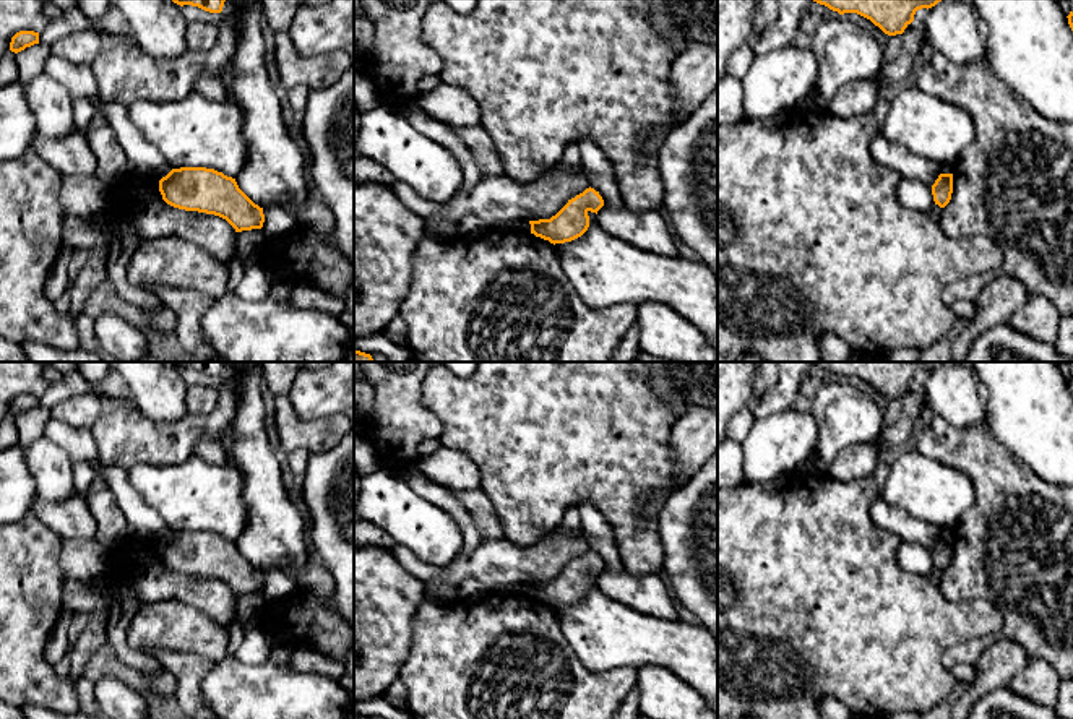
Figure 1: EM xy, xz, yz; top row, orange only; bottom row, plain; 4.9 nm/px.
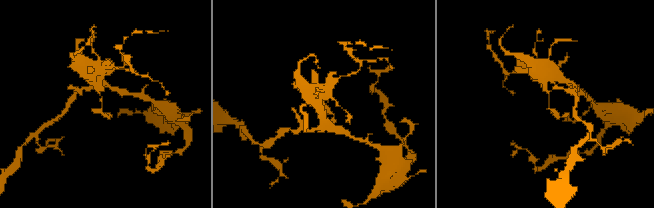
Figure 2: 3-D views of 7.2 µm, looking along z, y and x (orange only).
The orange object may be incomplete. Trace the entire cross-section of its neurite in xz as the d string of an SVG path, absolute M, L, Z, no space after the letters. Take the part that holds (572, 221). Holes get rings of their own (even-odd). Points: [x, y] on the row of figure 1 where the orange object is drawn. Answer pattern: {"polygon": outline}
{"polygon": "M594 188L568 200L568 203L550 219L529 221L531 234L550 243L565 243L581 237L589 227L588 213L596 213L604 206L604 200Z"}

